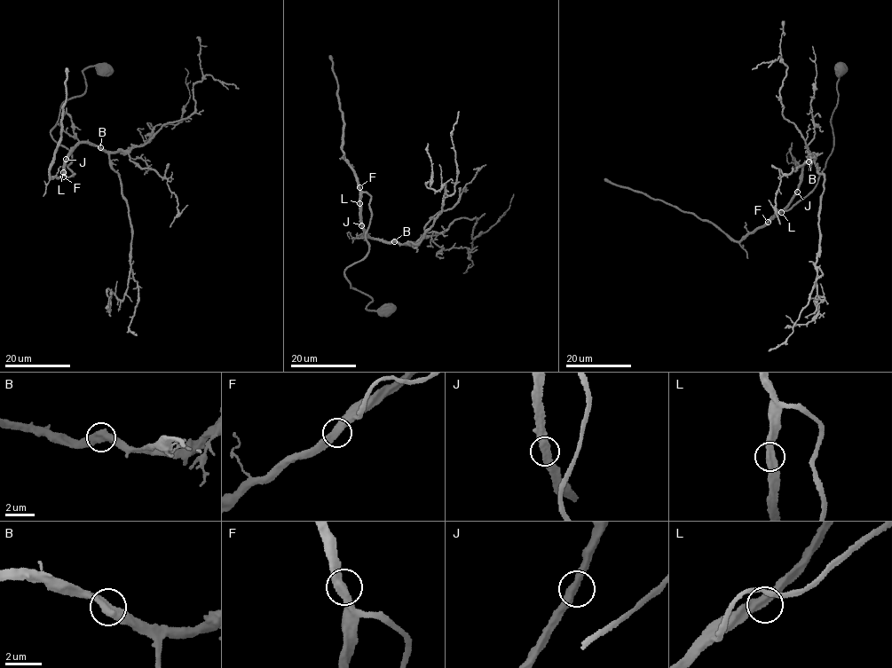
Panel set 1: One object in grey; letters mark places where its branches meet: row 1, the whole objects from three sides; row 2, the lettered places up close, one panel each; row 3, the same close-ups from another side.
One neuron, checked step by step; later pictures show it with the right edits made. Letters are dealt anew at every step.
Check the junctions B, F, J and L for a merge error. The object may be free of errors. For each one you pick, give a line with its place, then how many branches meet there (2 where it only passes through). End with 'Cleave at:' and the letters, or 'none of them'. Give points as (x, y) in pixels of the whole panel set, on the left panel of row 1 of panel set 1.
Cleave at: none of them

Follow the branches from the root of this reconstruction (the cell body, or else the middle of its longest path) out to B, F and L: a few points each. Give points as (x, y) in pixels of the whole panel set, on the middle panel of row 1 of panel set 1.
B: (390, 310), (367, 309), (373, 299), (344, 272), (369, 247), (362, 192), (364, 232), (393, 241)
F: (390, 310), (367, 309), (373, 299), (351, 287), (344, 272), (370, 246), (370, 197), (359, 187)
L: (390, 310), (367, 309), (373, 299), (351, 287), (344, 272), (369, 247), (370, 195), (362, 192), (359, 203)

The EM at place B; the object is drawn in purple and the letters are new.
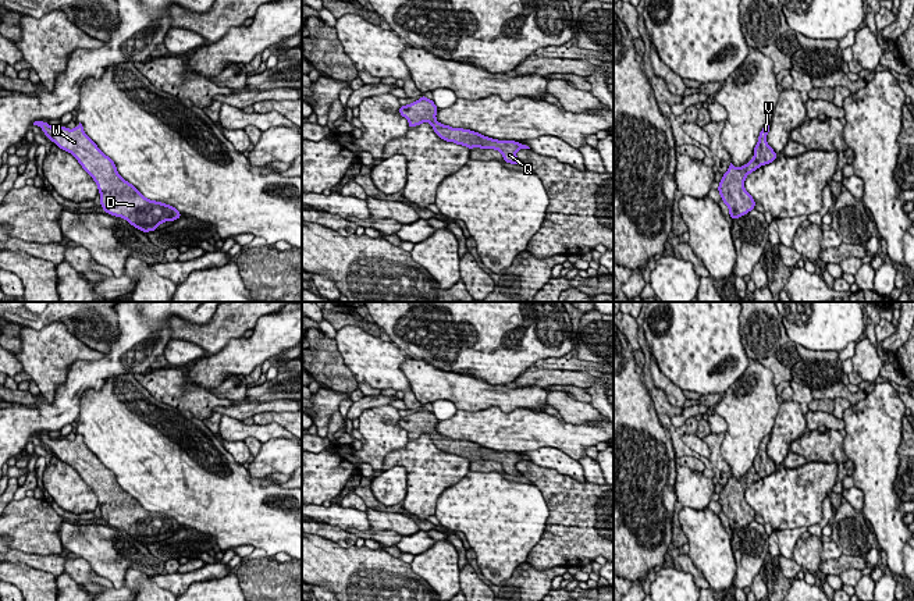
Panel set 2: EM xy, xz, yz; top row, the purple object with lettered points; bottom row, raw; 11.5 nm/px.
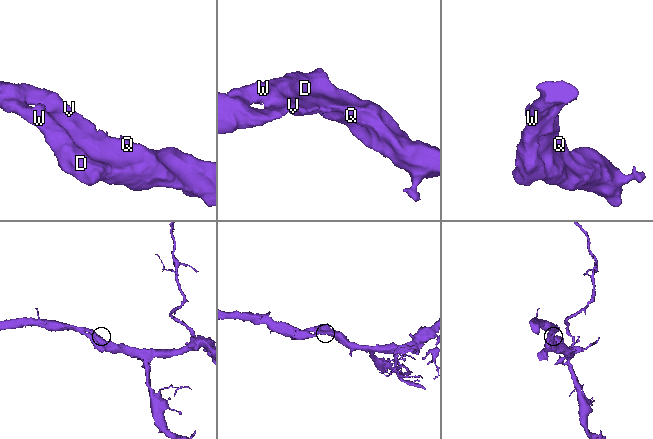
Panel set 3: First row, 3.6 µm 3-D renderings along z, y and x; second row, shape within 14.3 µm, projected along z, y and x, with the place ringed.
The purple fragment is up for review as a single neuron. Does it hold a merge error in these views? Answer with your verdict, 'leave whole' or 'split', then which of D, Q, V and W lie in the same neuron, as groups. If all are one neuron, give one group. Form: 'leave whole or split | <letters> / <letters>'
leave whole | D Q V W

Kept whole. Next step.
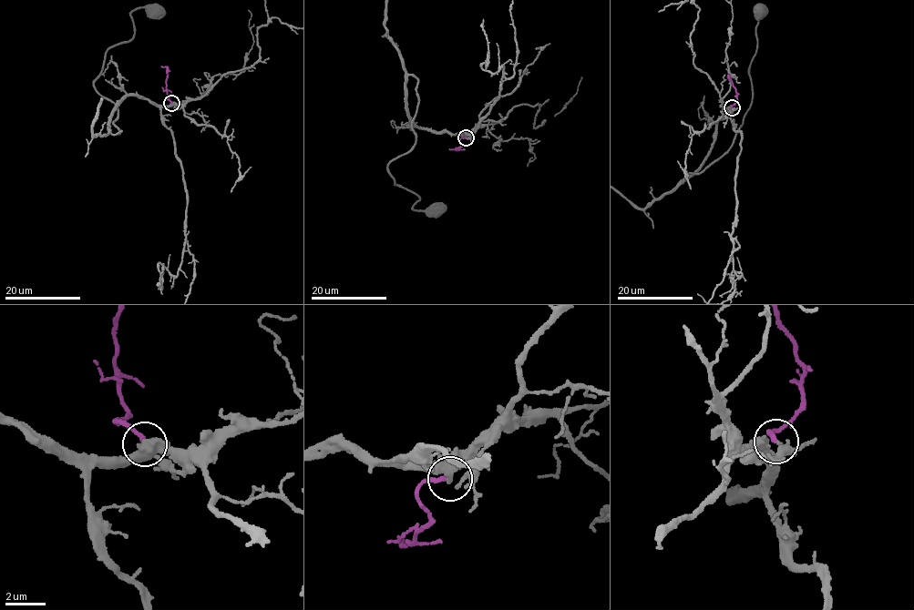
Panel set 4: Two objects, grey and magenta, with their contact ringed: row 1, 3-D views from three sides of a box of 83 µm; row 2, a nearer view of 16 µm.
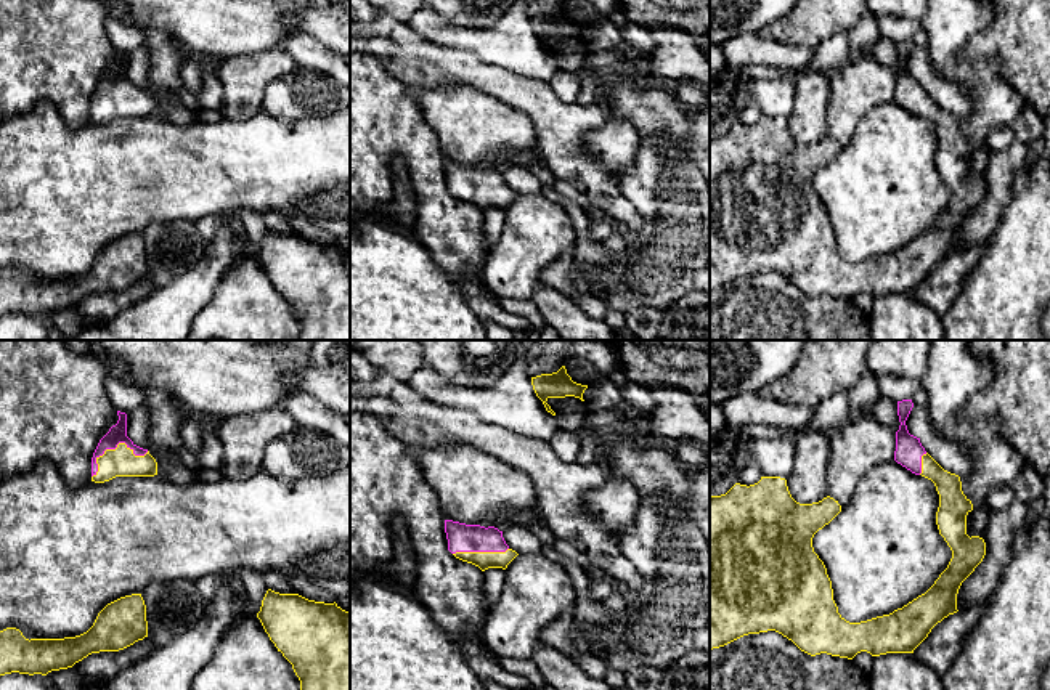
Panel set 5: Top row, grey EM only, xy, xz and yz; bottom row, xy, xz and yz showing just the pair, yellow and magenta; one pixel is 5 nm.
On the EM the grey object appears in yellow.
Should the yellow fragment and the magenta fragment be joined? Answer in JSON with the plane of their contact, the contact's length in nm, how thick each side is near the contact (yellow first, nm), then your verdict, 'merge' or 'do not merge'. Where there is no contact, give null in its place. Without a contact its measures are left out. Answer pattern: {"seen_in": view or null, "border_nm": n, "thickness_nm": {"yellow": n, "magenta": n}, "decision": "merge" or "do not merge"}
{"seen_in": "xy", "border_nm": 320, "thickness_nm": {"yellow": 140, "magenta": 100}, "decision": "merge"}

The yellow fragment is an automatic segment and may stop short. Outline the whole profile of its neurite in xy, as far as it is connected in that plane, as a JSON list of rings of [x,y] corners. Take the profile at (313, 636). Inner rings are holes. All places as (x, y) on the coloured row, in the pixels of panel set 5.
[[[267,591],[257,613],[278,651],[292,664],[300,690],[350,690],[350,613],[336,602]]]

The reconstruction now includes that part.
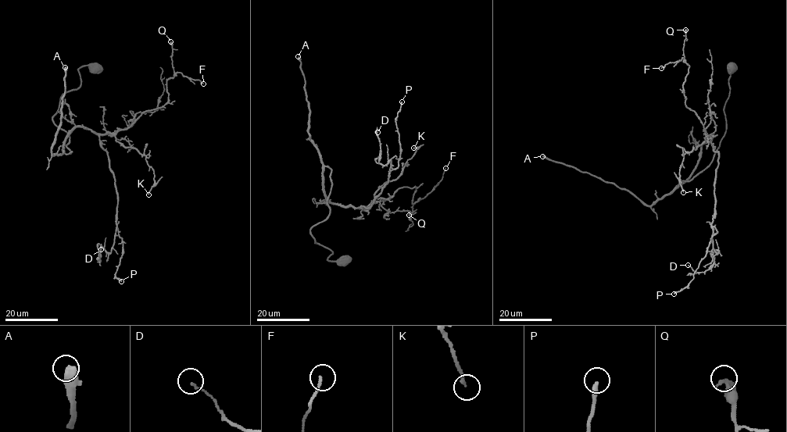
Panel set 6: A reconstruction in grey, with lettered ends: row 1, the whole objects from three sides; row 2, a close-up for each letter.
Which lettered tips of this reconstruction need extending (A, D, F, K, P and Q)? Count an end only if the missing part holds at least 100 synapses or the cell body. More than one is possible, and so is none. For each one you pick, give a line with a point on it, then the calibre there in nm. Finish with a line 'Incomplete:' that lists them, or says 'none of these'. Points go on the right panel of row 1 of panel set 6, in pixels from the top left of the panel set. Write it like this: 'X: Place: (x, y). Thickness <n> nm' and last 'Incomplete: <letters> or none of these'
A: Place: (542, 156). Thickness 550 nm
Incomplete: A

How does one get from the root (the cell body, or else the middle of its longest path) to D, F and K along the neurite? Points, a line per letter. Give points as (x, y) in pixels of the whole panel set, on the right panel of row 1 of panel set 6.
D: (731, 66), (720, 146), (677, 186), (710, 142), (719, 251), (703, 272), (688, 265)
F: (731, 66), (726, 133), (713, 160), (678, 187), (711, 137), (685, 106), (688, 65), (683, 58), (661, 68)
K: (731, 66), (726, 133), (713, 160), (678, 187), (711, 137), (684, 155), (679, 183), (683, 192)

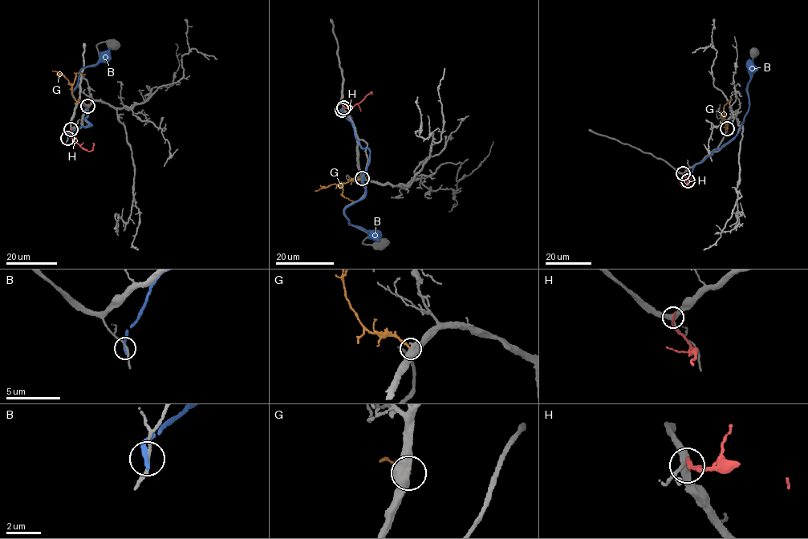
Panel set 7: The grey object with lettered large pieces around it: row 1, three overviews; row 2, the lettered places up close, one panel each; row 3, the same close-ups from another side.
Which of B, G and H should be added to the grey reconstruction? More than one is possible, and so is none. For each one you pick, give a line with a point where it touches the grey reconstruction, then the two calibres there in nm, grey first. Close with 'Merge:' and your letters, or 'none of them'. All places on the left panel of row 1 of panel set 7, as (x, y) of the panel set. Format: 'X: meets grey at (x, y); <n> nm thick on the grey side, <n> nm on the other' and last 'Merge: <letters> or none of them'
Merge: none of them

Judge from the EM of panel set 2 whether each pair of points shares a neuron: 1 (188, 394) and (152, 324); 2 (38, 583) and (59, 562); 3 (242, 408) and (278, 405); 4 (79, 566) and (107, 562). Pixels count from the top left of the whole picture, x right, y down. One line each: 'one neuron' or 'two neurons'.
1: two neurons
2: two neurons
3: one neuron
4: two neurons

